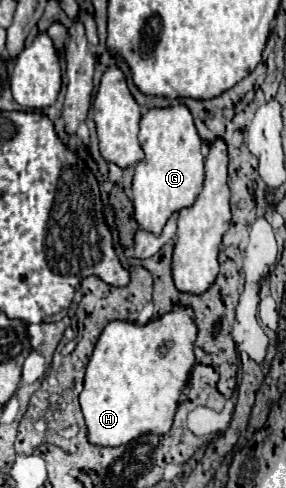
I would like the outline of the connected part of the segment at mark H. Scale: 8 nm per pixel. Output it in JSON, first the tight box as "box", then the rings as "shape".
{"box":[80,302,194,446],"shape":[[[180,302],[144,326],[130,320],[112,320],[96,342],[80,394],[88,440],[100,446],[120,446],[142,432],[166,434],[194,364],[194,340],[194,312]]]}

